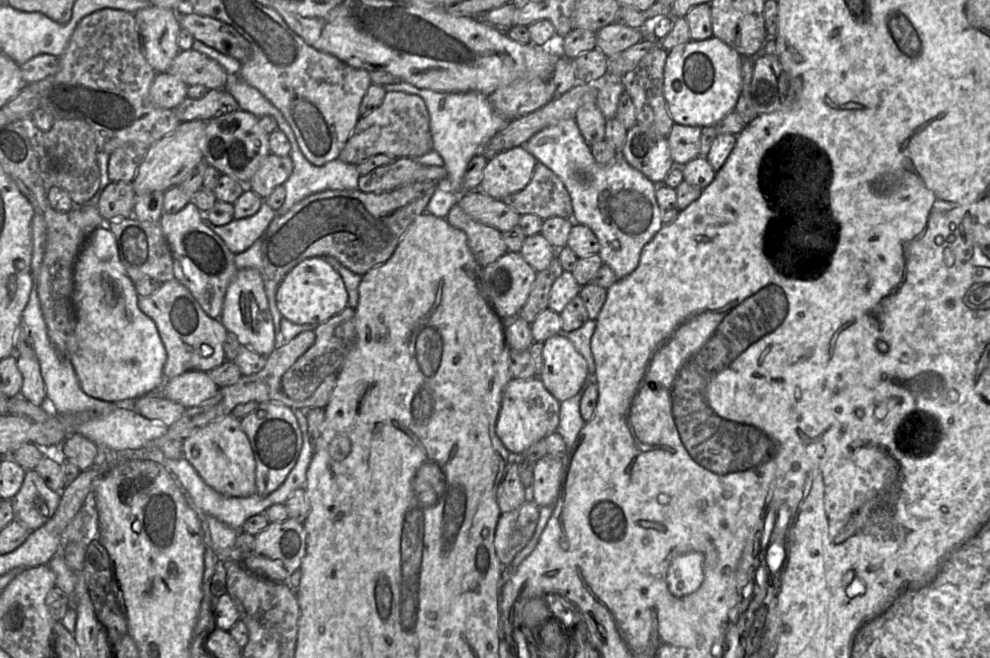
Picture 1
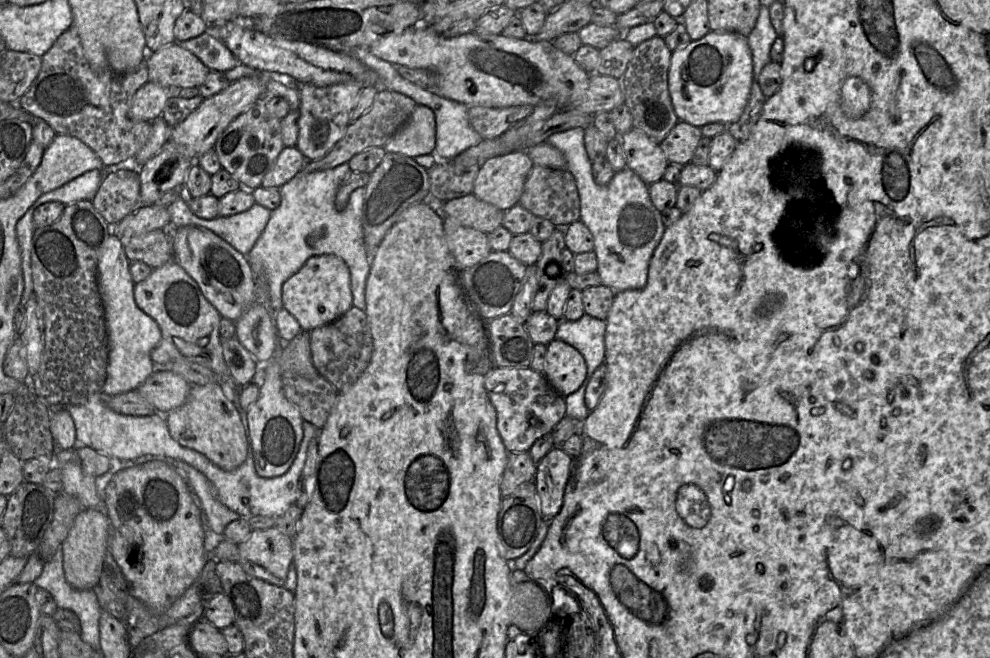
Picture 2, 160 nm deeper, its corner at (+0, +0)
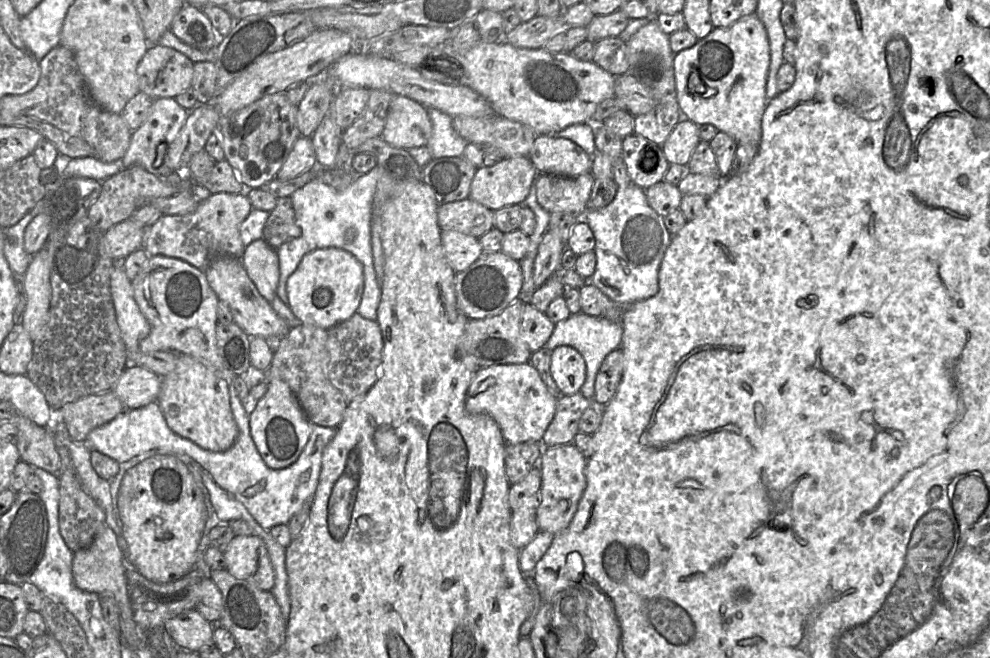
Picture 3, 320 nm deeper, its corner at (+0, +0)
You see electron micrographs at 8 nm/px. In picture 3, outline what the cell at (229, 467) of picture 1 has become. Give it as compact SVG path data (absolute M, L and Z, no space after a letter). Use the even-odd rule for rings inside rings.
M177 354L175 369L161 377L157 403L170 430L211 452L225 452L237 441L238 427L230 407L229 386L202 362Z

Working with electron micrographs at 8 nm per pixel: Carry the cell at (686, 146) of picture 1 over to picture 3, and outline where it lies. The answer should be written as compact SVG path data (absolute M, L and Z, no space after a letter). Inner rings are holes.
M682 118L662 145L663 152L670 164L687 166L692 153L701 138L699 126Z

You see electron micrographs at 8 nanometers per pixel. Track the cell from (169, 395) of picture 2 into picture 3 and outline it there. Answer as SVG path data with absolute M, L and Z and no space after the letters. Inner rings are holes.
M128 367L111 390L126 410L134 410L157 402L161 377L142 367Z

